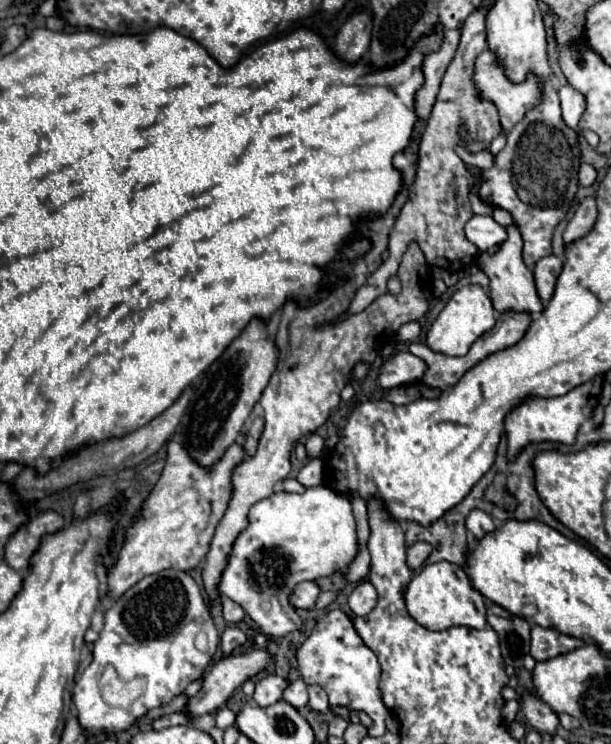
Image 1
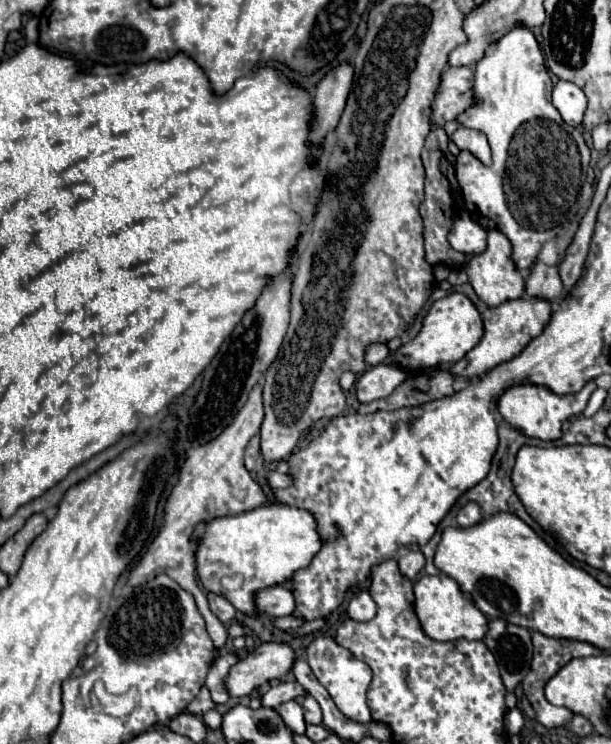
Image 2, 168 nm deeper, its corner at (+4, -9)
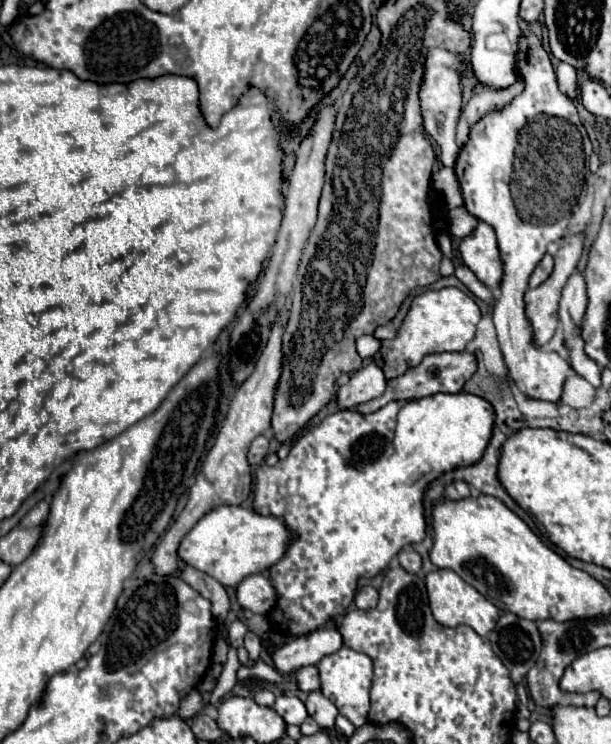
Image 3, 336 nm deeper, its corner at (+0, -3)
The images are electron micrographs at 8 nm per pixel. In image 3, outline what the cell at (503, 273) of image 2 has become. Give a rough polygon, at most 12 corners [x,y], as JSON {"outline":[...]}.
{"outline":[[477,223],[459,241],[463,263],[481,283],[497,289],[501,257],[497,237]]}

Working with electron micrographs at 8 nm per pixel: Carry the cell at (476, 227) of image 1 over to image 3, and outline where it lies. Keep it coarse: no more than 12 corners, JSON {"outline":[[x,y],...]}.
{"outline":[[457,207],[447,213],[447,229],[457,239],[473,231],[477,219]]}

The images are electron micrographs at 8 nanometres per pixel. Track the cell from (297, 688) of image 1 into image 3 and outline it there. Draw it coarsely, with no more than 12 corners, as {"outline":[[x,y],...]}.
{"outline":[[279,695],[273,709],[289,725],[307,719],[305,705],[295,695]]}

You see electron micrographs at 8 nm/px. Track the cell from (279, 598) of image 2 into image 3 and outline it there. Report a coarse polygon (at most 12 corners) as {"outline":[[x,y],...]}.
{"outline":[[249,575],[237,585],[237,601],[251,613],[273,609],[267,575]]}

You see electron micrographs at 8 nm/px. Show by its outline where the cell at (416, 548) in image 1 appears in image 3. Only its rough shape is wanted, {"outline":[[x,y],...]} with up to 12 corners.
{"outline":[[413,549],[399,551],[401,567],[407,573],[421,569],[421,557]]}

